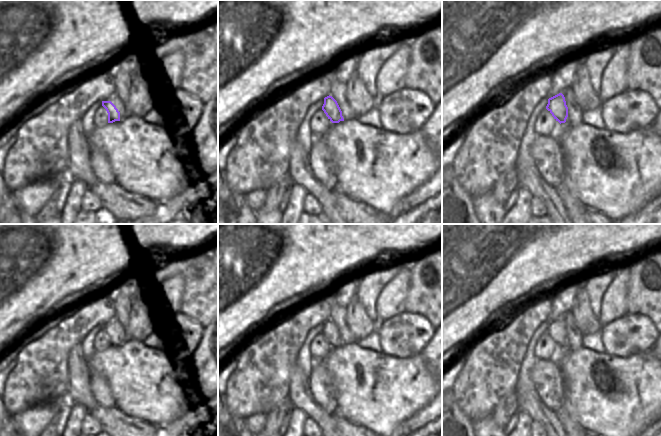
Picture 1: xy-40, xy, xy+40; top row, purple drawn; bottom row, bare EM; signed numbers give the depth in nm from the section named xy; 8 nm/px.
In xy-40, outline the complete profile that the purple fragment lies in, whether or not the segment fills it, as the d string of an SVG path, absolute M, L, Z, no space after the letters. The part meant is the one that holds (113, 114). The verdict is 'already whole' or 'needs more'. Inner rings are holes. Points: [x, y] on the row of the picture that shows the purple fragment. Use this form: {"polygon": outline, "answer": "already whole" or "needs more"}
{"polygon": "M102 101L102 106L108 113L108 123L120 121L120 112L111 101Z", "answer": "already whole"}

